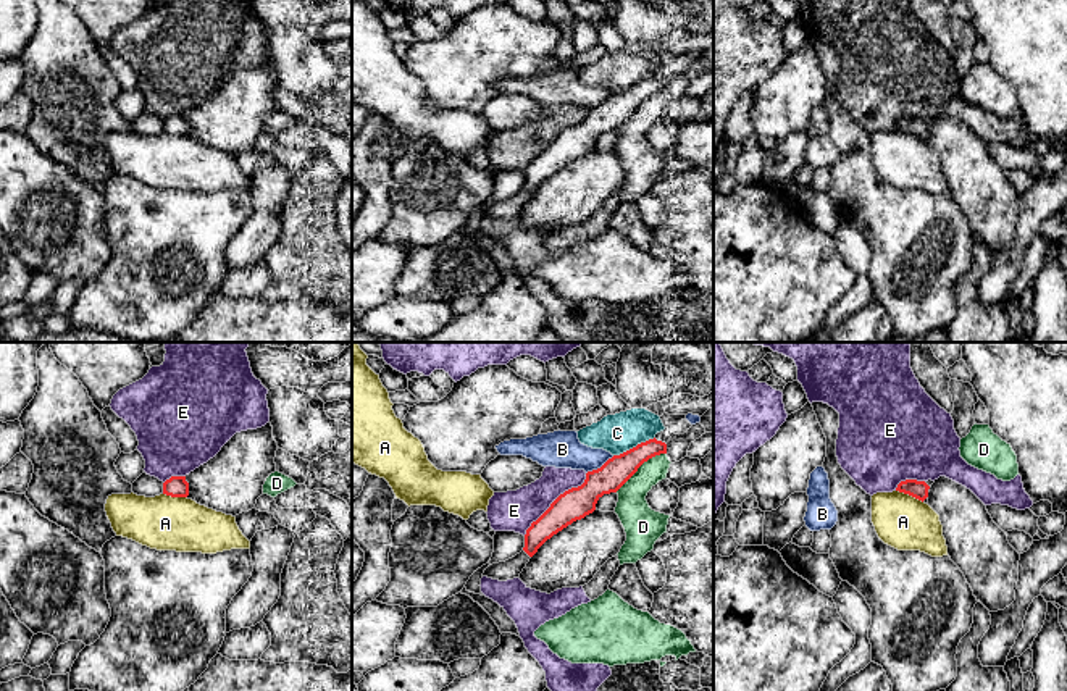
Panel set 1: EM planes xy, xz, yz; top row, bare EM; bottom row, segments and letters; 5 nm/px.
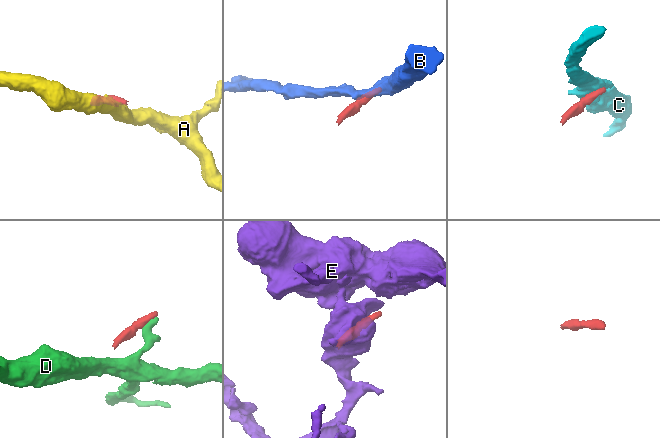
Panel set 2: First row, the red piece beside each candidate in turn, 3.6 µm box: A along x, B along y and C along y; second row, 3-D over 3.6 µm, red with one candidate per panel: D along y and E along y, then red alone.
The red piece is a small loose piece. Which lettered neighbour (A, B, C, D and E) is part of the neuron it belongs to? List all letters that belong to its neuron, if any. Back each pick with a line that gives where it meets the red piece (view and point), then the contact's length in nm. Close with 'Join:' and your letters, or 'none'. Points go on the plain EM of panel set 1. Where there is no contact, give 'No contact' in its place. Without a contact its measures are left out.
Join: none

